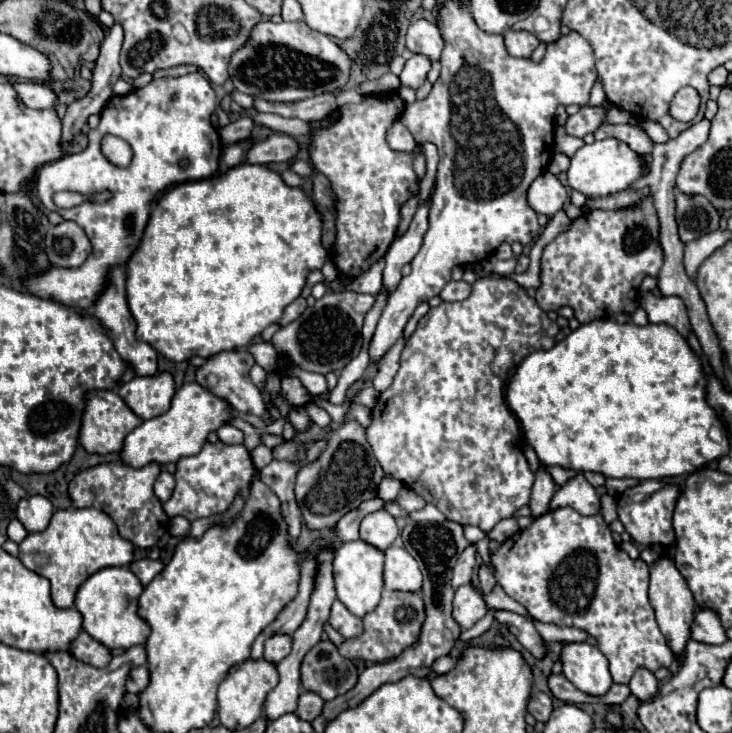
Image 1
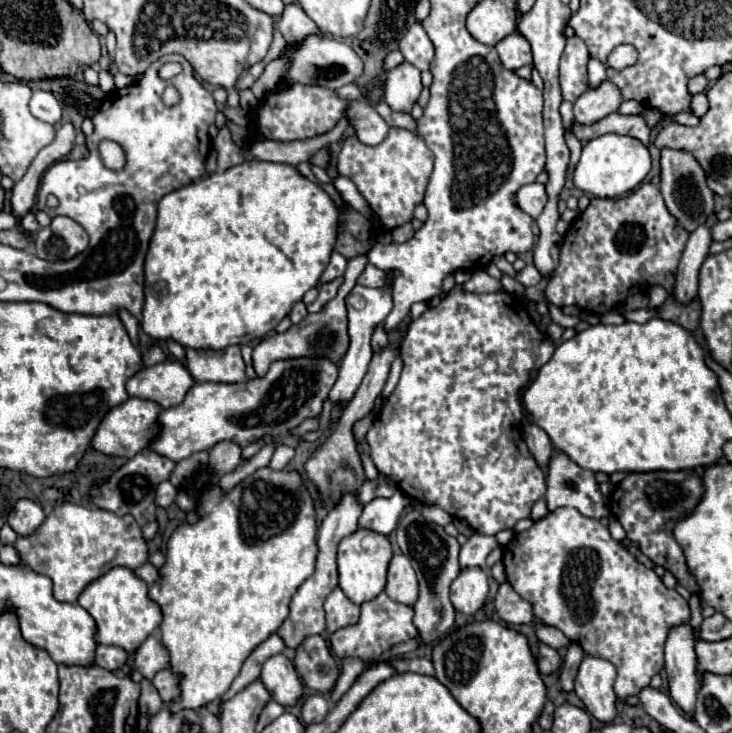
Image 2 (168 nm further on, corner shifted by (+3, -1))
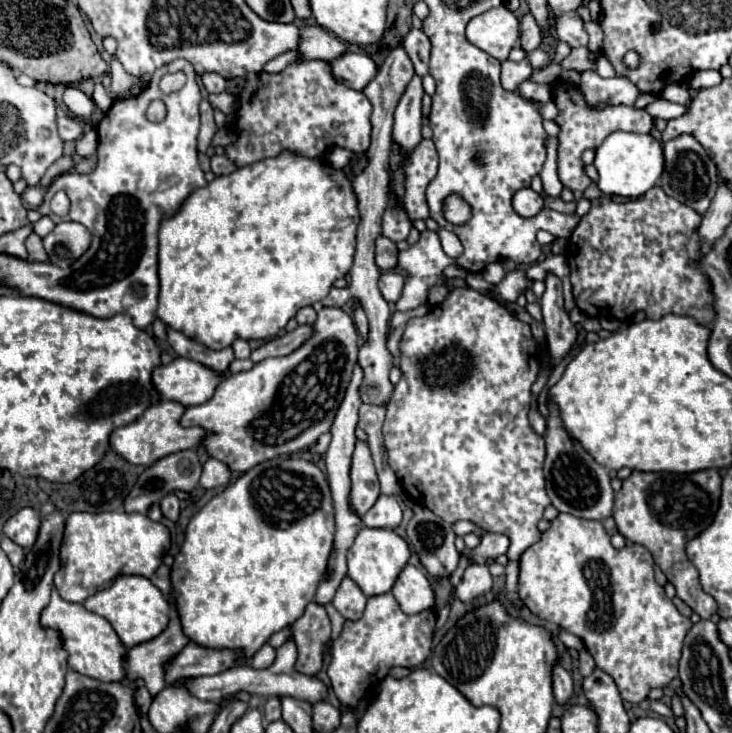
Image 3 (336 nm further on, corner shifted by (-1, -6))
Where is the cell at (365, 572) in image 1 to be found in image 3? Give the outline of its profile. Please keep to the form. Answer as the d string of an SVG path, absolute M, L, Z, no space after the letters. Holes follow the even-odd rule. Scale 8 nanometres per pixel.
M363 526L347 552L347 576L357 582L357 586L365 592L365 596L385 594L393 588L399 572L405 568L411 556L407 540L403 540L395 530L381 530L381 528L367 528Z

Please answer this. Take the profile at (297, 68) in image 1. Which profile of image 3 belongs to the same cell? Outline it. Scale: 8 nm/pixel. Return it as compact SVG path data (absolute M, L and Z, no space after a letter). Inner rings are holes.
M347 52L341 58L333 60L331 68L337 82L353 90L363 90L377 76L377 66L367 54Z

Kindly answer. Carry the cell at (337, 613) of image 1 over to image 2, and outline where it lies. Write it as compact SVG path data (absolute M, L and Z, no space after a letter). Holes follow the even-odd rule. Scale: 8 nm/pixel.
M337 587L325 601L325 613L327 613L327 631L335 633L341 627L355 625L359 621L359 607L353 605Z

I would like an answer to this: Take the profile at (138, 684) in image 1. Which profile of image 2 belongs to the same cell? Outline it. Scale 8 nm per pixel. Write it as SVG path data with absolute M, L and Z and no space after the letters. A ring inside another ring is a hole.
M167 669L155 673L155 677L151 679L151 683L157 689L157 693L161 695L163 703L169 703L179 693L179 689L177 689L177 677L173 673L169 673Z

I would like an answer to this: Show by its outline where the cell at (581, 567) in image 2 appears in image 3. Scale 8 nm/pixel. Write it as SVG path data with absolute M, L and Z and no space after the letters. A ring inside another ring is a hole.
M559 514L559 516L551 522L551 528L549 528L547 532L543 532L541 542L537 542L537 544L533 544L529 550L525 550L525 554L521 556L519 564L521 564L521 570L519 570L519 586L517 586L517 590L519 590L519 598L525 602L525 606L527 606L533 614L537 614L539 618L551 620L551 622L559 624L563 630L567 630L567 632L579 636L579 638L585 642L585 646L587 646L587 650L591 652L591 656L595 658L597 668L601 668L603 672L607 672L607 674L615 680L615 684L617 684L619 694L621 694L623 700L627 700L627 702L631 702L631 704L639 704L641 700L647 698L647 694L649 694L651 688L665 688L665 686L669 686L671 680L677 676L677 662L679 662L679 658L681 658L683 638L685 638L685 634L687 634L687 630L689 630L689 626L691 626L691 620L679 614L679 610L675 608L675 604L665 596L663 586L659 586L659 584L655 582L655 578L653 578L653 556L649 554L649 550L645 550L645 548L639 546L639 544L627 544L625 548L615 550L615 548L611 546L611 542L609 542L609 534L607 534L605 528L601 526L601 522L577 518L577 516L573 516L573 514Z

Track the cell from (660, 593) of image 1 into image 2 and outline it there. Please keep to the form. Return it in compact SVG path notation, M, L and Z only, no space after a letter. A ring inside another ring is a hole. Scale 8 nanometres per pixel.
M681 623L669 629L665 641L665 671L669 677L671 699L683 707L687 713L693 713L695 695L699 689L697 679L697 657L693 653L695 635L689 623Z

